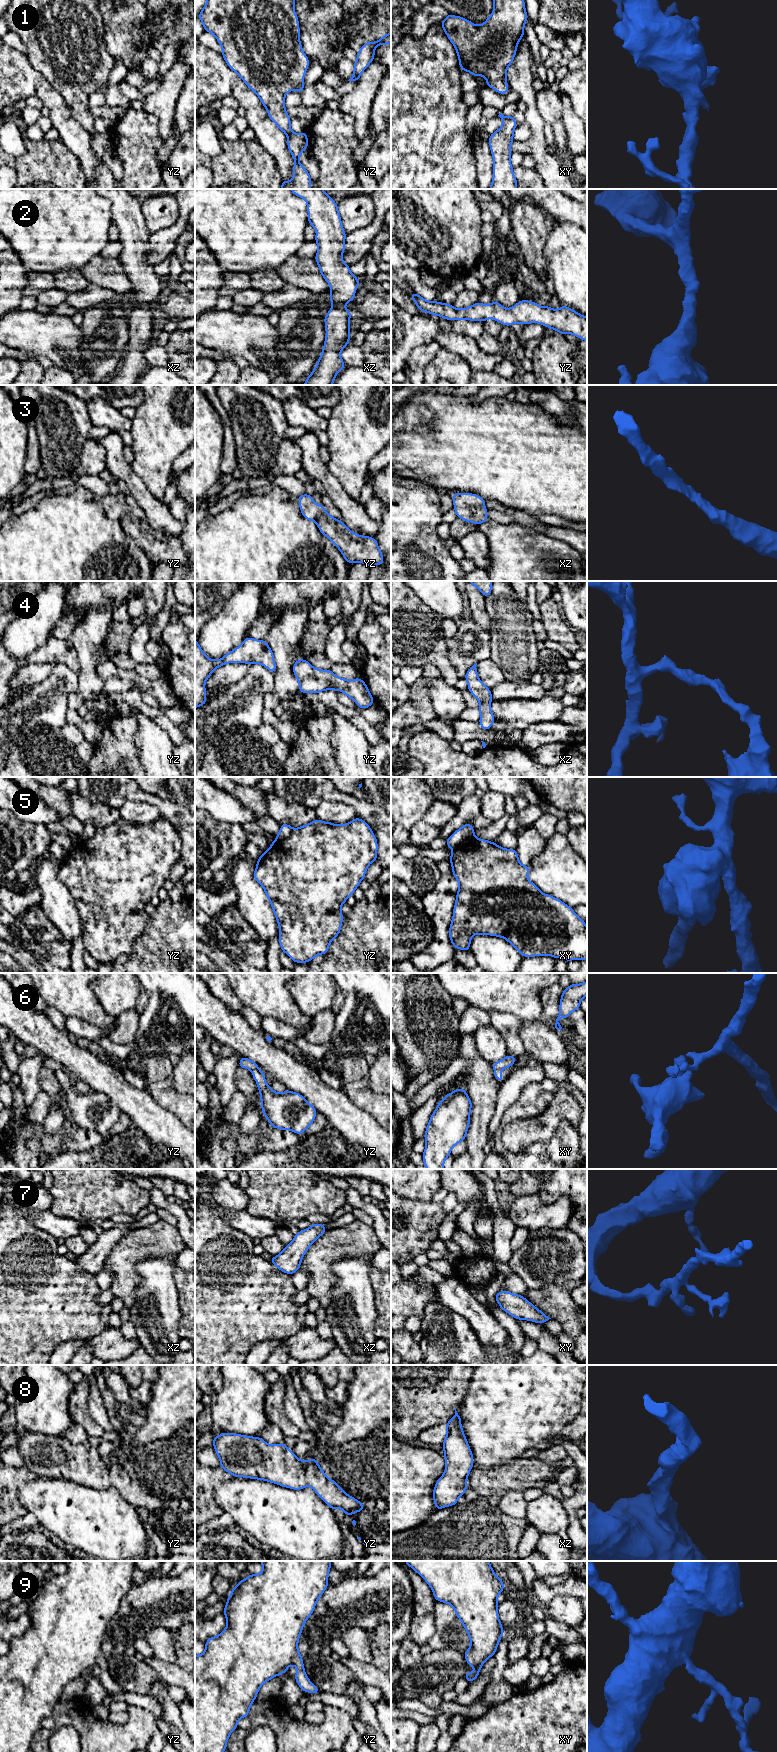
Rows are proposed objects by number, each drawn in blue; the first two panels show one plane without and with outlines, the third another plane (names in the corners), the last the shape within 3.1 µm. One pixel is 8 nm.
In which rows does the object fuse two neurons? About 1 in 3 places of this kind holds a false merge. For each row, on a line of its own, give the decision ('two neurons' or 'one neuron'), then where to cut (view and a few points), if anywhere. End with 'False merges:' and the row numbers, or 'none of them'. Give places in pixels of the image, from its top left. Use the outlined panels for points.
1: one neuron | no cut
2: one neuron | no cut
3: one neuron | no cut
4: one neuron | no cut
5: two neurons | xy (473, 835), (465, 838), (453, 849)
6: two neurons | yz (258, 1067), (253, 1071)
7: one neuron | no cut
8: one neuron | no cut
9: one neuron | no cut
False merges: 5, 6

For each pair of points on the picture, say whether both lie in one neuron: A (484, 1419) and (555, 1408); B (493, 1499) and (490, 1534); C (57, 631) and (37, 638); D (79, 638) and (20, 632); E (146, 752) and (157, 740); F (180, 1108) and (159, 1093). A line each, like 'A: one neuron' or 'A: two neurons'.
A: one neuron
B: two neurons
C: two neurons
D: two neurons
E: one neuron
F: one neuron

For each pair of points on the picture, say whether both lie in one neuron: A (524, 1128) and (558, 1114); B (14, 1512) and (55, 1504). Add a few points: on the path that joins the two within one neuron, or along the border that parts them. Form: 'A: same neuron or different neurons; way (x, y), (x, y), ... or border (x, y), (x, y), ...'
A: same neuron; way (532, 1128), (542, 1128), (550, 1121)
B: different neurons; border (18, 1487), (18, 1502), (27, 1511)

